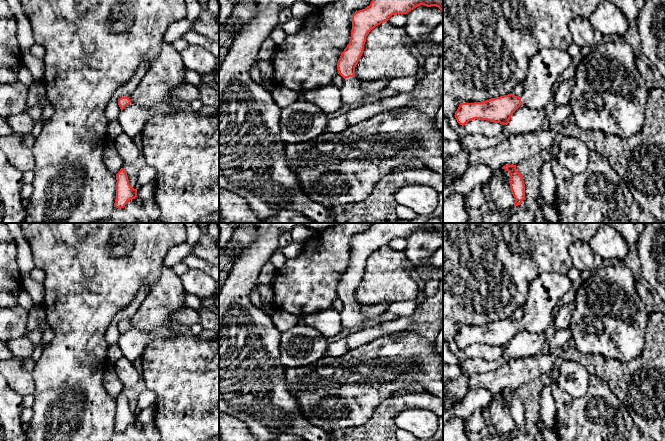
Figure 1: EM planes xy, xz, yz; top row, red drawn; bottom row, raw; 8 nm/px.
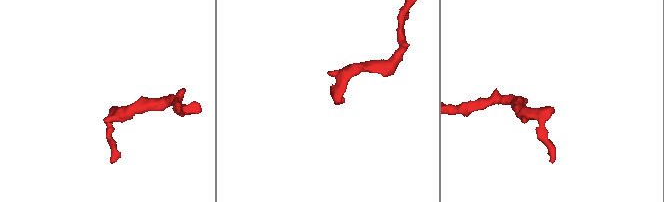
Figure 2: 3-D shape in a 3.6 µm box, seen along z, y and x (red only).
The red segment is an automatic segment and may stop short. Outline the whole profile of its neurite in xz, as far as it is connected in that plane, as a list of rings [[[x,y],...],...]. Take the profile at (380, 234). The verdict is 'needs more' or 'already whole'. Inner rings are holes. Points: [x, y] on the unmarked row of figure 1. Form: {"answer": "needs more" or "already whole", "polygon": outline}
{"answer": "needs more", "polygon": [[[373,223],[369,230],[352,239],[351,263],[337,288],[338,298],[344,302],[340,311],[343,329],[355,329],[371,319],[355,301],[355,291],[363,278],[369,256],[387,246],[392,239],[407,238],[420,229],[436,230],[443,235],[443,223]]]}

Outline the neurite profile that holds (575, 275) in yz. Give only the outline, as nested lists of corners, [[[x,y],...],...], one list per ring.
[[[574,267],[570,269],[567,275],[572,280],[575,287],[582,282],[581,271],[577,270]]]

